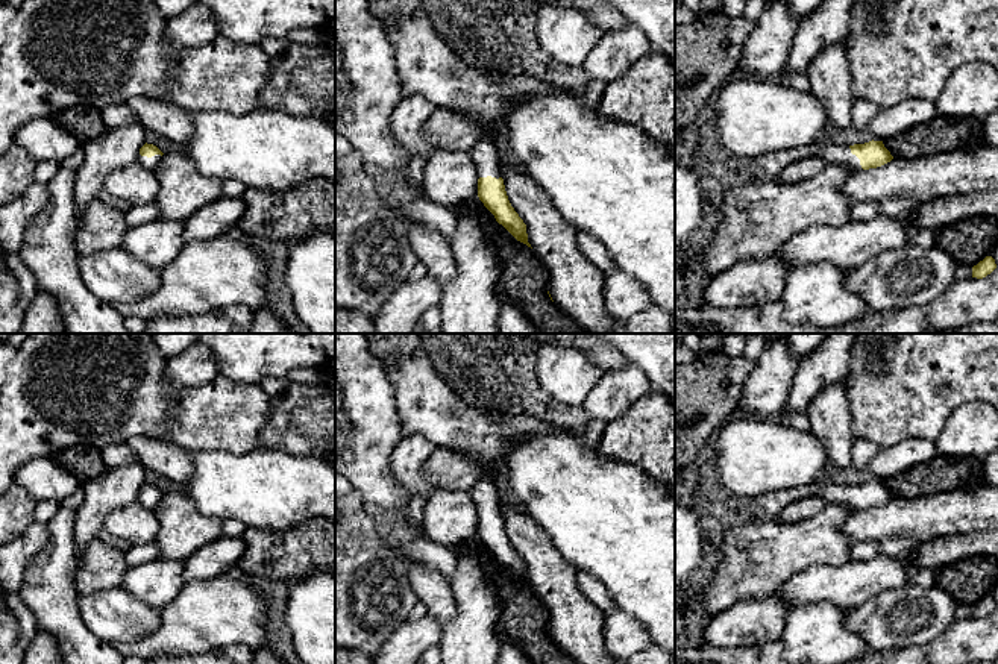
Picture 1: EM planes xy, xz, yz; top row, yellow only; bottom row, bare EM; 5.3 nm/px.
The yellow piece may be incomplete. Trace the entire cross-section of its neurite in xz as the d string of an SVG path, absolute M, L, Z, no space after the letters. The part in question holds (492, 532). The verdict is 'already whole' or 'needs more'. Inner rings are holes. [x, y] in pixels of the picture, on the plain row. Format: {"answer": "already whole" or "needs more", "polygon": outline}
{"answer": "needs more", "polygon": "M490 478L478 481L470 488L470 496L478 511L478 537L484 546L494 555L496 561L502 564L517 581L526 584L526 564L511 546L504 518L499 509L501 485Z"}

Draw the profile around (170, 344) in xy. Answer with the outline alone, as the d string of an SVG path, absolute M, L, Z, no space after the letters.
M153 334L153 341L164 358L170 359L185 352L194 341L194 334Z

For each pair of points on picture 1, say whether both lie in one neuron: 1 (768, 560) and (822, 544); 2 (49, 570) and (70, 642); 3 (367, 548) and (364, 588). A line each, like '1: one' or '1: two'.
1: one
2: one
3: one

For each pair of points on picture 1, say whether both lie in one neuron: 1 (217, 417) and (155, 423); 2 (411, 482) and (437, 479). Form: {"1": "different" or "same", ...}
{"1": "same", "2": "different"}

